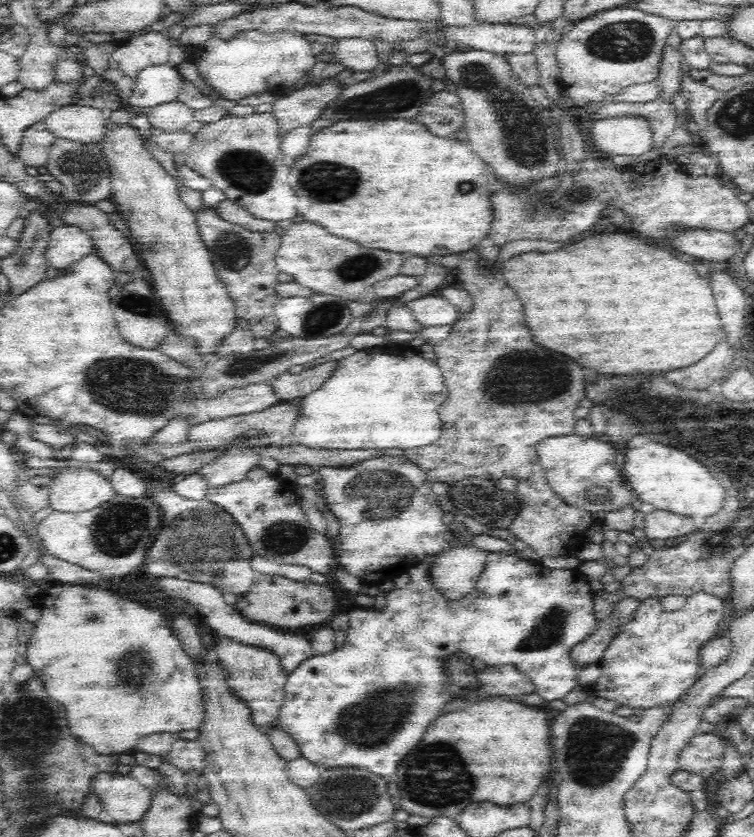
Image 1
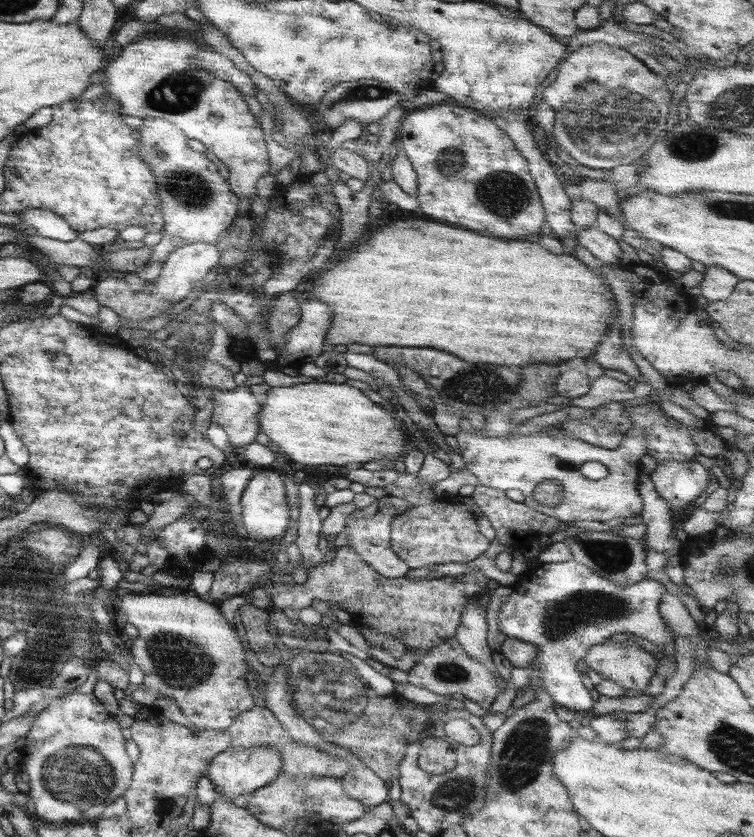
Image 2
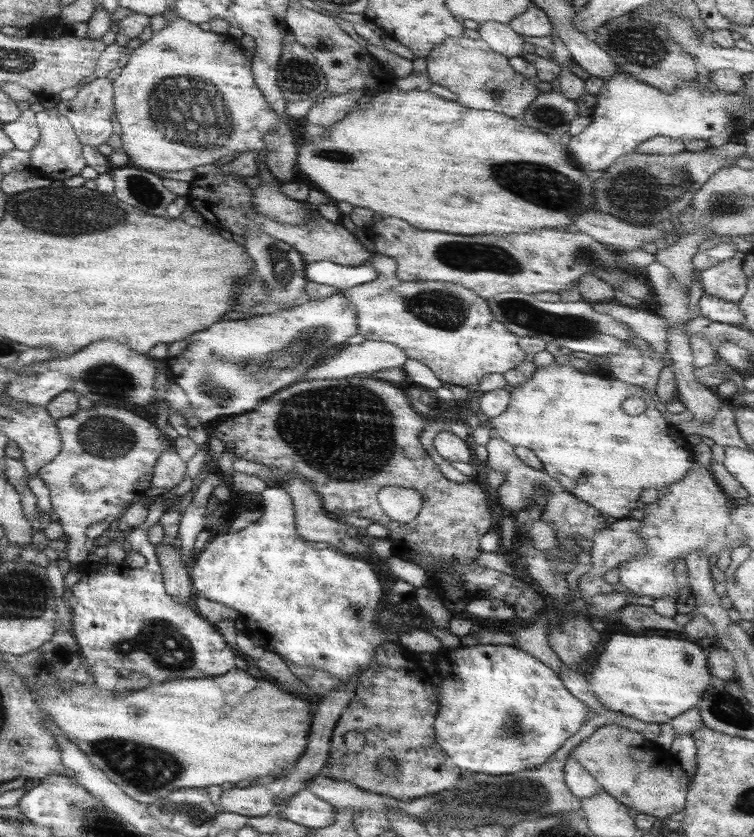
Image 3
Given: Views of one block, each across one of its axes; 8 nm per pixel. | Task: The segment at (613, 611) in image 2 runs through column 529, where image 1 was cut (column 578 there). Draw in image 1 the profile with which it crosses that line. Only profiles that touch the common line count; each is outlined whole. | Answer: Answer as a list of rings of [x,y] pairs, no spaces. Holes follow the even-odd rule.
[[[487,552],[484,571],[478,577],[473,592],[461,600],[447,600],[430,579],[430,564],[435,555],[425,556],[417,564],[406,567],[410,581],[404,588],[392,589],[382,610],[354,607],[346,612],[349,626],[344,631],[344,646],[330,654],[312,655],[288,676],[284,687],[284,702],[278,719],[272,726],[289,734],[298,745],[301,756],[322,771],[354,767],[390,776],[410,748],[414,748],[426,728],[436,720],[448,704],[458,700],[458,694],[448,690],[448,675],[444,660],[462,652],[482,660],[488,667],[514,665],[530,677],[534,690],[545,702],[560,700],[572,689],[579,689],[577,671],[570,658],[570,649],[588,638],[596,628],[595,593],[588,579],[579,571],[549,569],[506,552]]]

